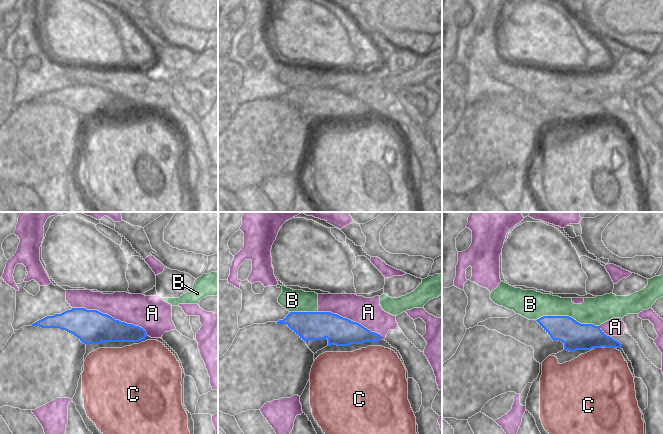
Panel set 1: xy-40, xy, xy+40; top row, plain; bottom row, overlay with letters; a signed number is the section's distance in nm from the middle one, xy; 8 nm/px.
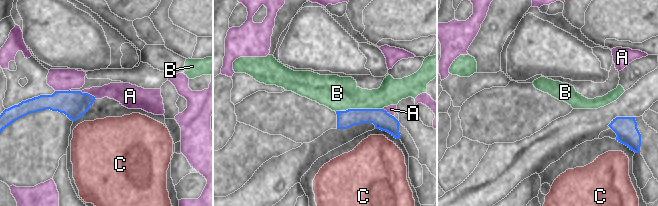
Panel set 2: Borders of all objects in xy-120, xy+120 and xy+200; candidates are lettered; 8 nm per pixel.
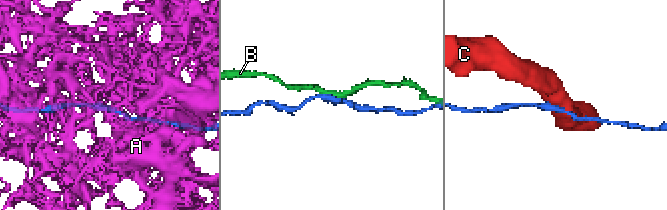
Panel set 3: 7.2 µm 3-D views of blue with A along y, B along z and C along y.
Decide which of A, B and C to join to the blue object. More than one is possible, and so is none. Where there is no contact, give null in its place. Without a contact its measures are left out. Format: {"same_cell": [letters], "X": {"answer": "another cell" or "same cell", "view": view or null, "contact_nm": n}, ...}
{"same_cell": [], "A": {"answer": "another cell", "view": "xy-40", "contact_nm": 650}, "B": {"answer": "another cell", "view": "xy+40", "contact_nm": 500}, "C": {"answer": "another cell", "view": "xy+40", "contact_nm": 80}}

